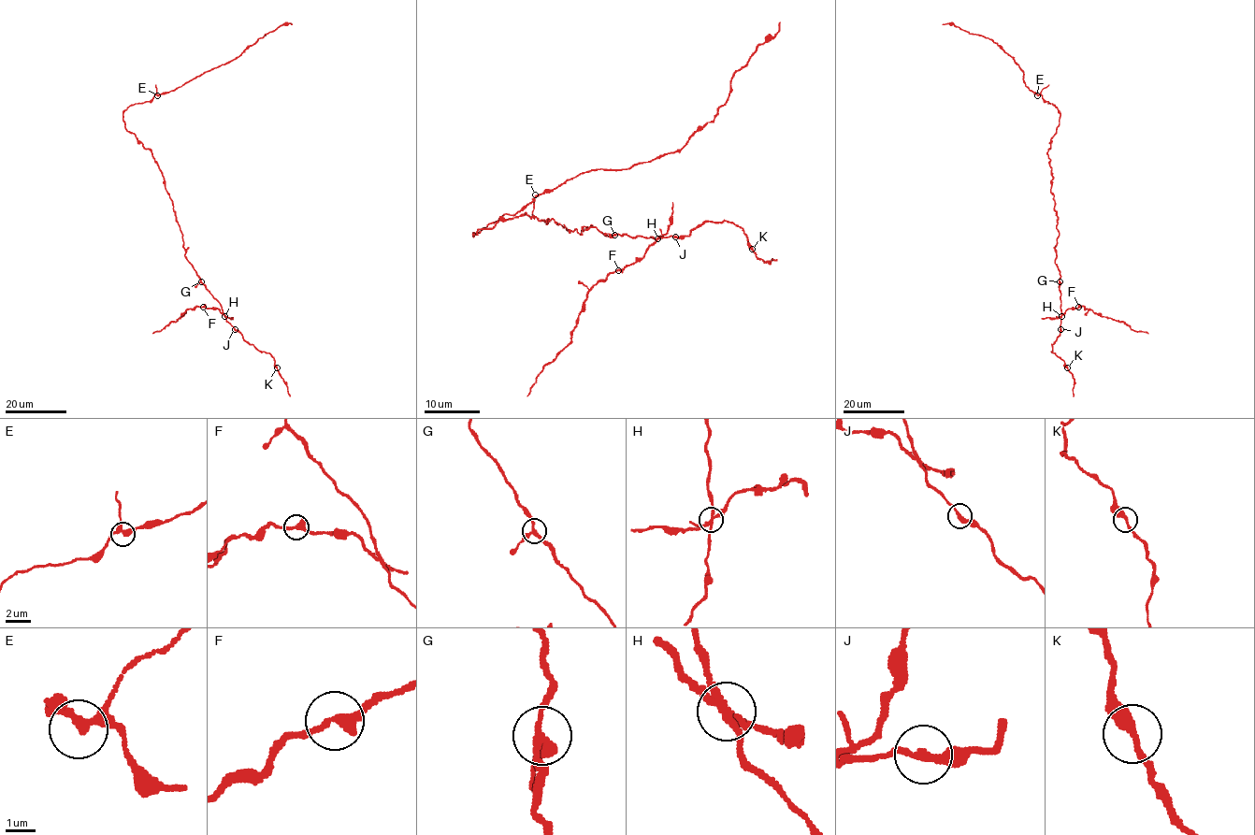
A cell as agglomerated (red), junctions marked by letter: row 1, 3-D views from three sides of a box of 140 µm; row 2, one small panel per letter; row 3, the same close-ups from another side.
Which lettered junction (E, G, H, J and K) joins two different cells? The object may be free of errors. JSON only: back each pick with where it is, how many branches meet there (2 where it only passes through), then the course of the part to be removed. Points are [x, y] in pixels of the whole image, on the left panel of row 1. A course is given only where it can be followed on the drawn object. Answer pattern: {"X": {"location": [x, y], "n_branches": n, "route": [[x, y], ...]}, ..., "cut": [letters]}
{"H": {"location": [224, 316], "n_branches": 5, "route": [[224, 316], [218, 309], [197, 306], [187, 309], [177, 321], [152, 334]]}, "cut": ["H"]}

